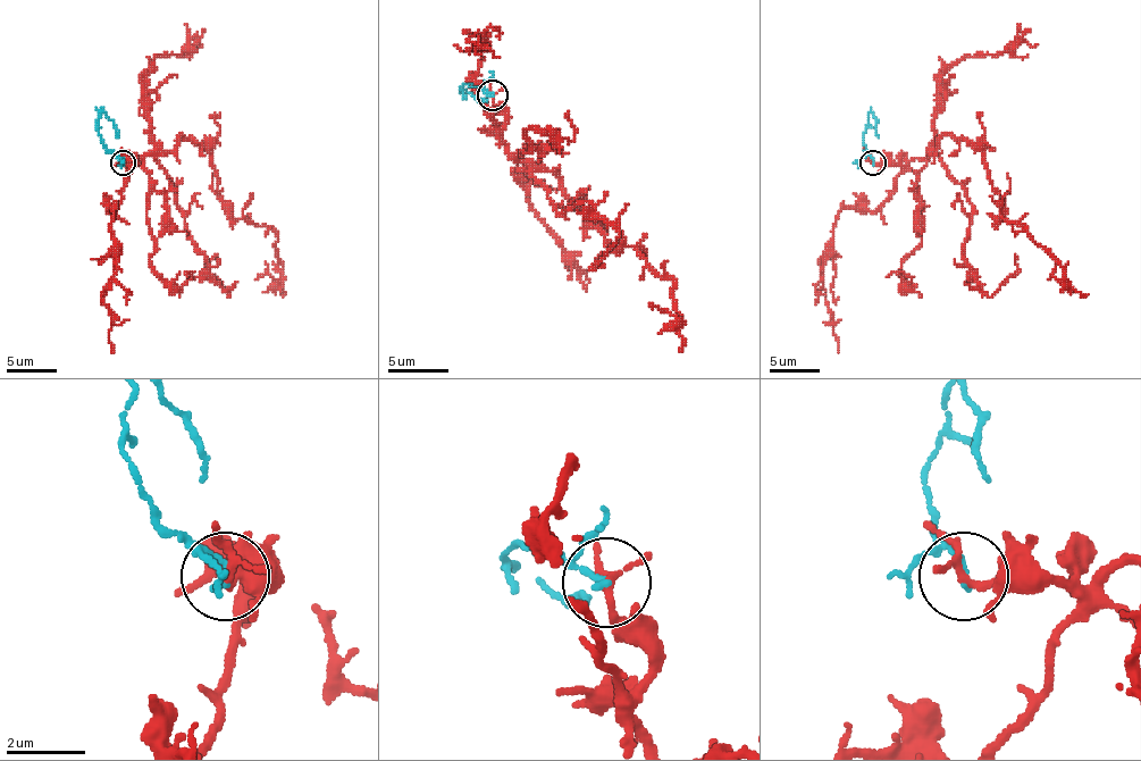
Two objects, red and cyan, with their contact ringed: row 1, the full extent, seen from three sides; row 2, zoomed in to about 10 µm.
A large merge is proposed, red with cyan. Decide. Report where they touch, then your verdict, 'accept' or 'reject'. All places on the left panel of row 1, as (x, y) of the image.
at (123, 162); reject

